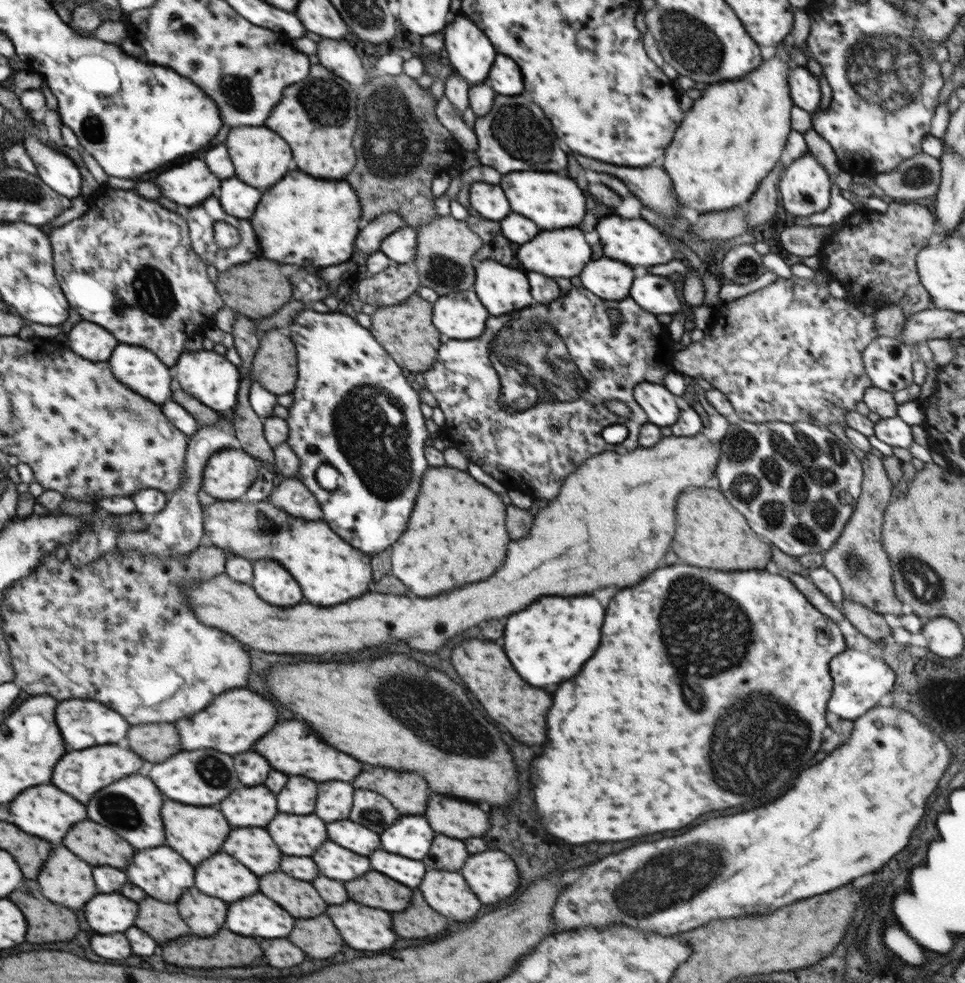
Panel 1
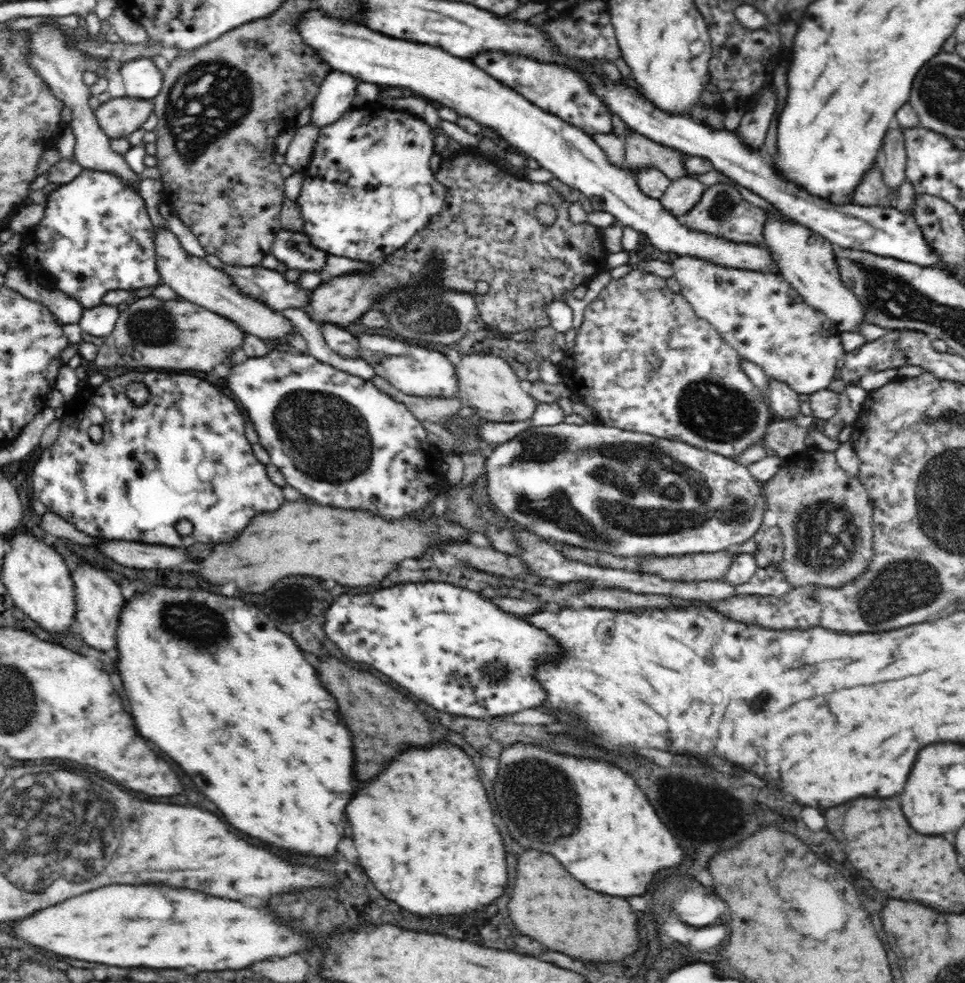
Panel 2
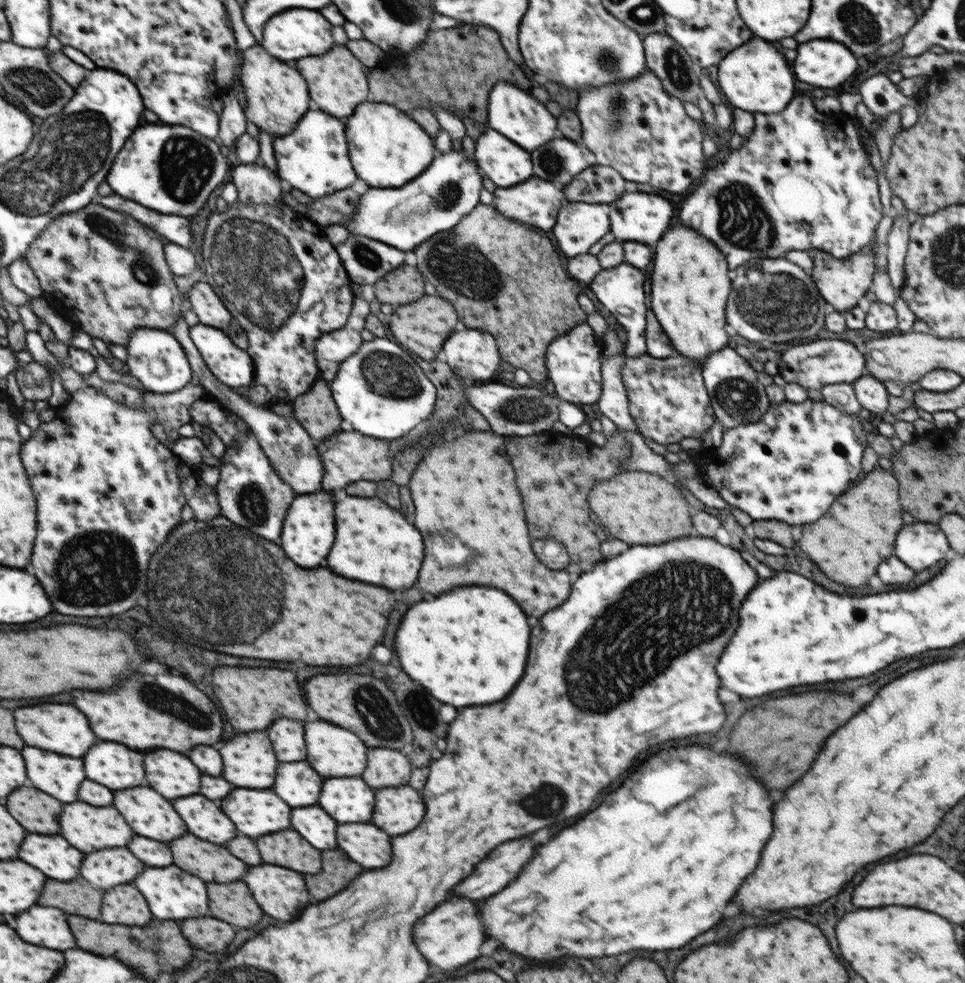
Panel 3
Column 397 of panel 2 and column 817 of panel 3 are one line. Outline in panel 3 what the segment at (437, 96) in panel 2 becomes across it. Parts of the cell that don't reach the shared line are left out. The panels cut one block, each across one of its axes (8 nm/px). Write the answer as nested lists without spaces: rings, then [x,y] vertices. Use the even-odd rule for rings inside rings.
[[[812,40],[800,44],[796,52],[796,78],[818,88],[842,85],[858,68],[855,54],[840,42]]]

